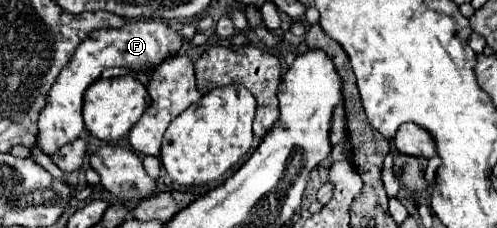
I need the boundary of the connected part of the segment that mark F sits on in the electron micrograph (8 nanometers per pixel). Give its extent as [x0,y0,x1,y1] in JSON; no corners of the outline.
[37,25,183,155]

